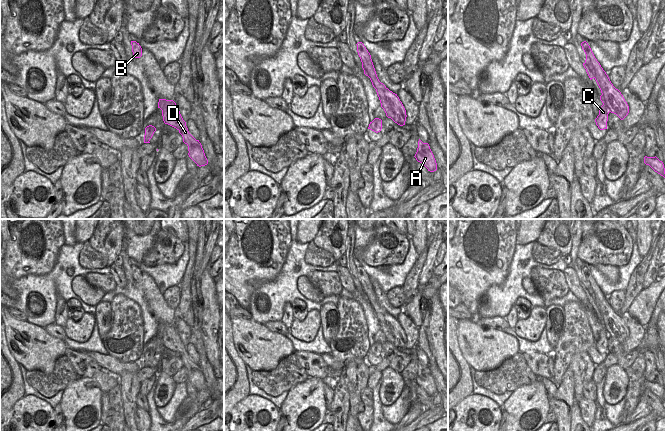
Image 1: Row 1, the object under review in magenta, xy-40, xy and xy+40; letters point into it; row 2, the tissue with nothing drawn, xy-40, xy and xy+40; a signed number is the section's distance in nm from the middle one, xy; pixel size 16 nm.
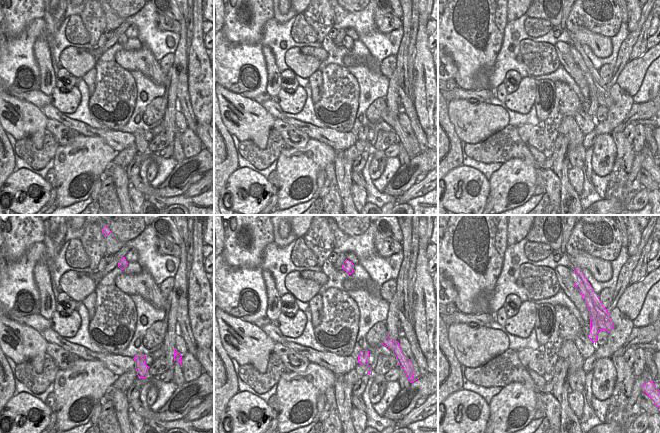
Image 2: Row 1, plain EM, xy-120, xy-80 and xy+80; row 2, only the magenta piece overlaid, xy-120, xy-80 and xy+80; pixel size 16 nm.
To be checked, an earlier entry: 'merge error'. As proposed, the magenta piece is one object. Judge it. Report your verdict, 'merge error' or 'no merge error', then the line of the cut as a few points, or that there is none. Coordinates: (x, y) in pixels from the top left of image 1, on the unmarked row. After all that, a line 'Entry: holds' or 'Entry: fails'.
merge error; cut xy+40 (597, 305), (602, 312), (601, 316), (605, 329), (610, 335)
Entry: holds

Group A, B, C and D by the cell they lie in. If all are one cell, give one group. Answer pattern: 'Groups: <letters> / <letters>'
Groups: A B D / C.

